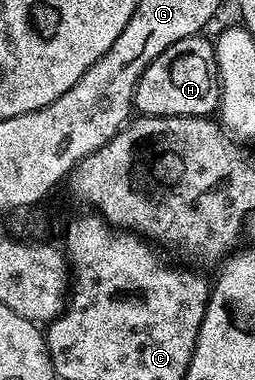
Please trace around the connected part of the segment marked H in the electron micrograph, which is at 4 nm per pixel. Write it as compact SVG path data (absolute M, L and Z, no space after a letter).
M192 36L190 38L183 38L182 41L175 42L174 45L170 45L169 49L164 50L162 53L158 55L147 66L147 68L143 71L142 77L136 83L135 91L132 96L133 108L141 115L141 116L162 116L164 118L168 118L170 116L188 116L188 115L199 115L201 117L208 117L217 112L220 104L220 85L219 85L219 67L216 63L216 52L215 52L215 44L210 40L206 39L206 36Z

